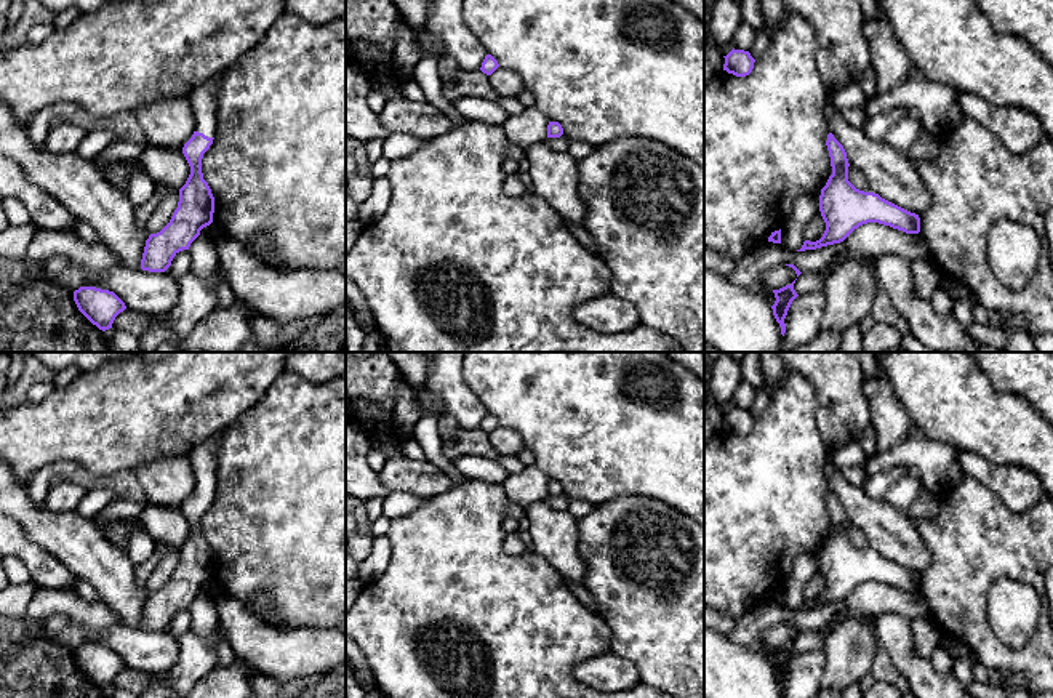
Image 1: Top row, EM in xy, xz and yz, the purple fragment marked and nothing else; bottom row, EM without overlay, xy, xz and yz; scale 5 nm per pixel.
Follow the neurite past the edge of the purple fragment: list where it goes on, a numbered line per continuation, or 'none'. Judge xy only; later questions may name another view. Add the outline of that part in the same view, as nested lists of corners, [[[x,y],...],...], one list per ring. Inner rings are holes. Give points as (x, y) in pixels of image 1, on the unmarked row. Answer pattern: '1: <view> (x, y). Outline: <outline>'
1: xy (202, 458). Outline: [[[211,435],[203,443],[194,447],[194,450],[187,455],[194,471],[195,471],[195,490],[203,491],[208,496],[214,496],[216,493],[216,448],[218,448],[218,435]]]

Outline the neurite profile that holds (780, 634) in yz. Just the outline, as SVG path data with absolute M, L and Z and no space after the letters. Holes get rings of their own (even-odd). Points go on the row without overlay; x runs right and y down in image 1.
M779 623L779 624L775 624L773 628L762 631L754 648L760 652L765 648L779 648L786 644L791 644L795 637L797 637L797 632L792 626L786 623Z

